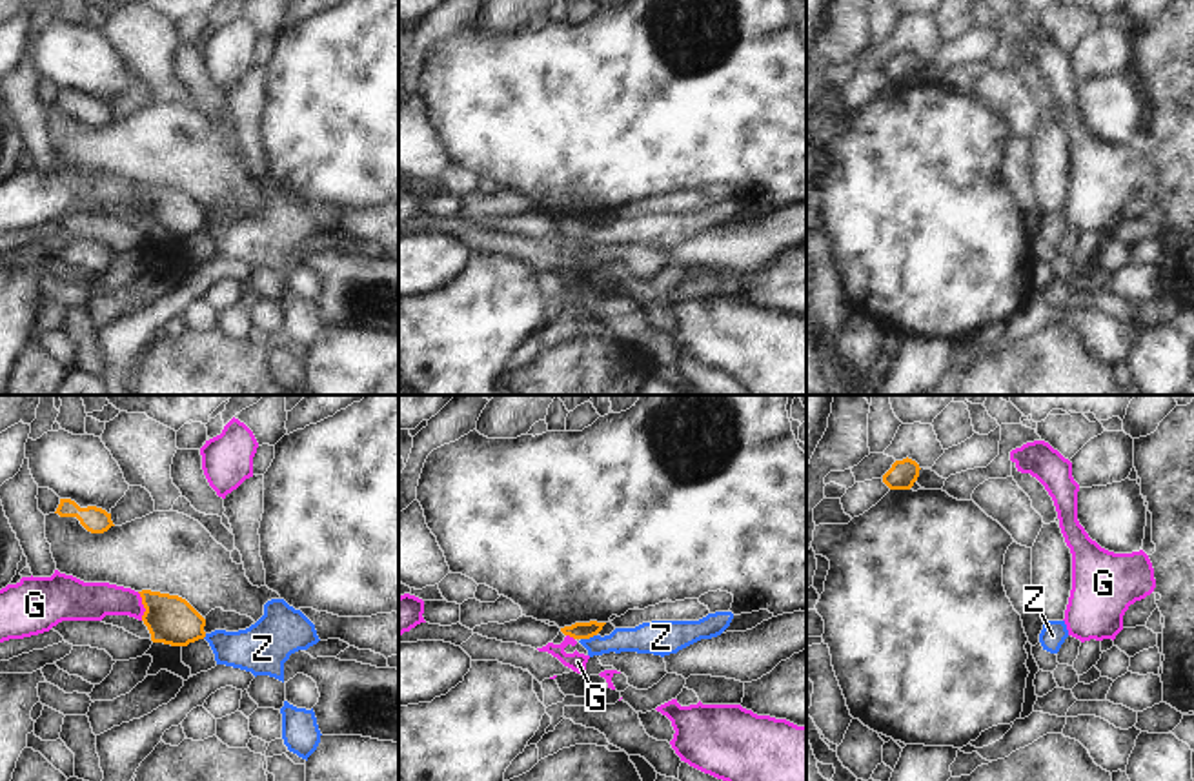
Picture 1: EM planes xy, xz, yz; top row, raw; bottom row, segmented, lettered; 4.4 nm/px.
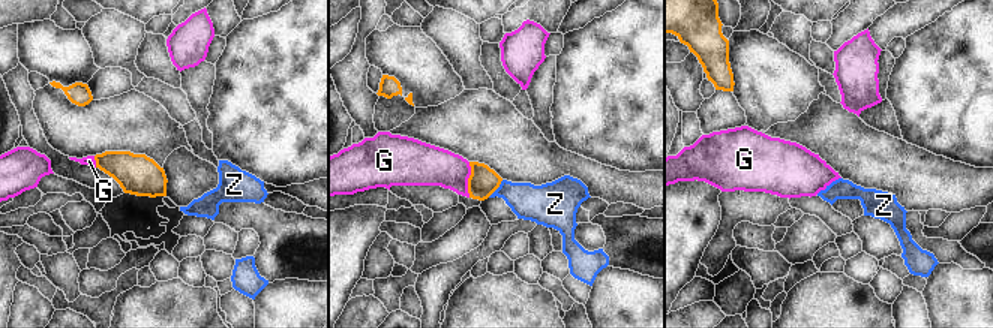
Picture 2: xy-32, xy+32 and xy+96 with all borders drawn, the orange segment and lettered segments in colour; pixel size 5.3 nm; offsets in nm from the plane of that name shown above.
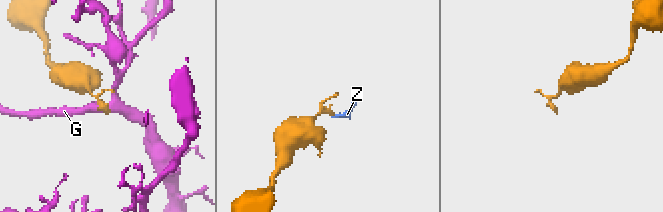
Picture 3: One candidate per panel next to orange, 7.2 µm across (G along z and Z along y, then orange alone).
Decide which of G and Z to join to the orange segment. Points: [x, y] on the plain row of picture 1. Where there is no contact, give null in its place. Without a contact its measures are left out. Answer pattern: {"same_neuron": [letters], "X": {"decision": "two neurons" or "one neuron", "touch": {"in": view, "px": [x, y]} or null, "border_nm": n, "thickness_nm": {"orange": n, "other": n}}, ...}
{"same_neuron": [], "G": {"decision": "two neurons", "touch": {"in": "xy", "px": [144, 199]}, "border_nm": 130, "thickness_nm": {"orange": 220, "other": 180}}, "Z": {"decision": "two neurons", "touch": {"in": "xz", "px": [588, 230]}, "border_nm": 80, "thickness_nm": {"orange": 80, "other": 130}}}

